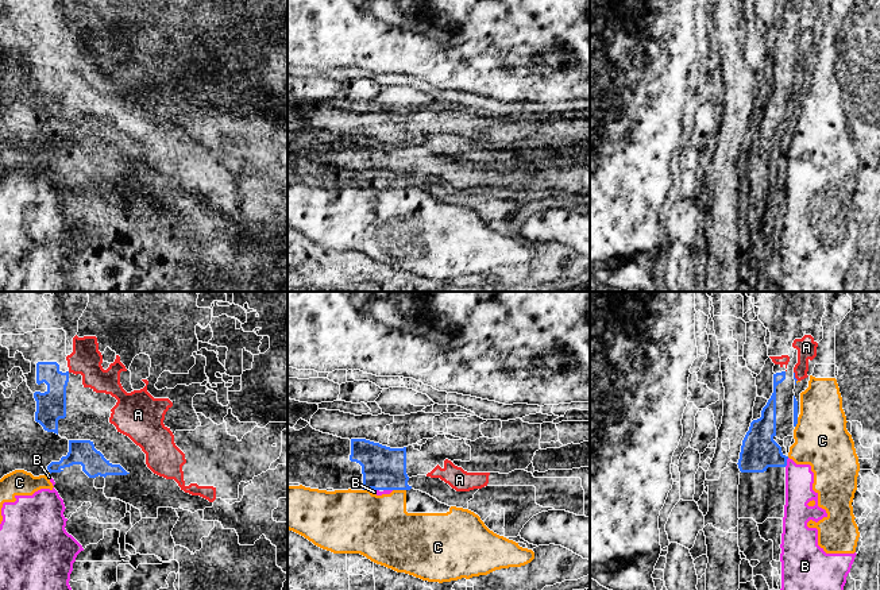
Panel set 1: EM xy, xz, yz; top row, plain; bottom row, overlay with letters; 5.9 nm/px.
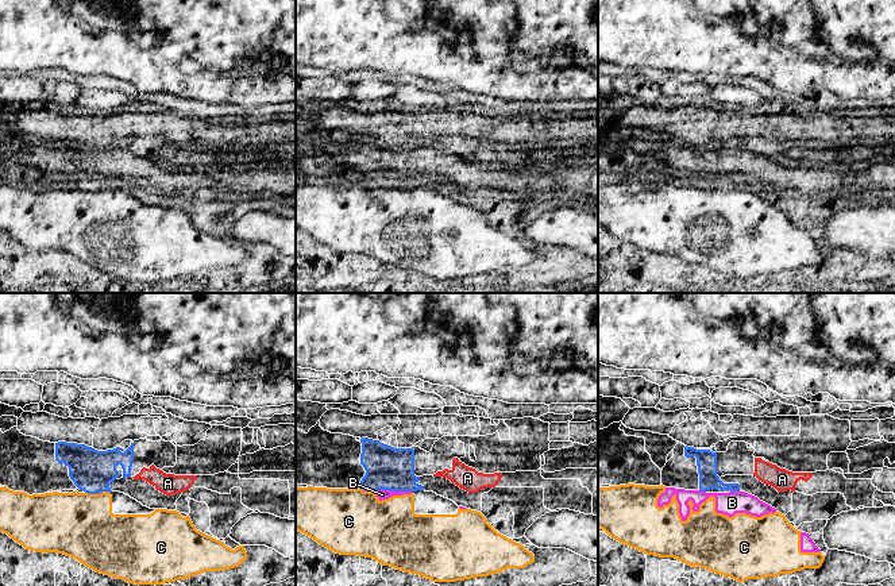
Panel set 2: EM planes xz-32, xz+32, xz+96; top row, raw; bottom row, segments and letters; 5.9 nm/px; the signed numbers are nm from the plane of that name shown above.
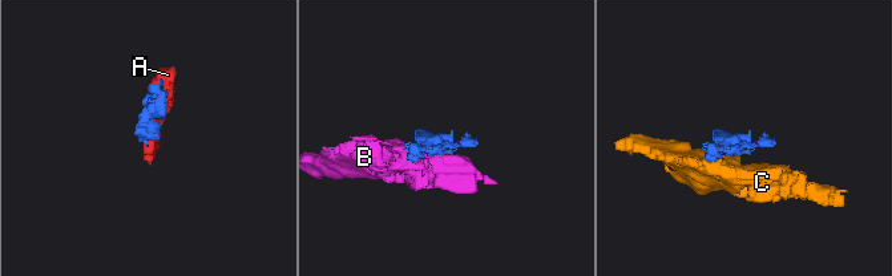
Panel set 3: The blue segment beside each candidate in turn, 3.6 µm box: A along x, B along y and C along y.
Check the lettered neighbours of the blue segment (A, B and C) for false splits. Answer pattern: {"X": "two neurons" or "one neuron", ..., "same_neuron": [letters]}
{"A": "one neuron", "B": "two neurons", "C": "two neurons", "same_neuron": ["A"]}

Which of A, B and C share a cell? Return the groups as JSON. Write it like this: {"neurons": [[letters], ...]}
{"neurons": [["A"], ["B", "C"]]}

